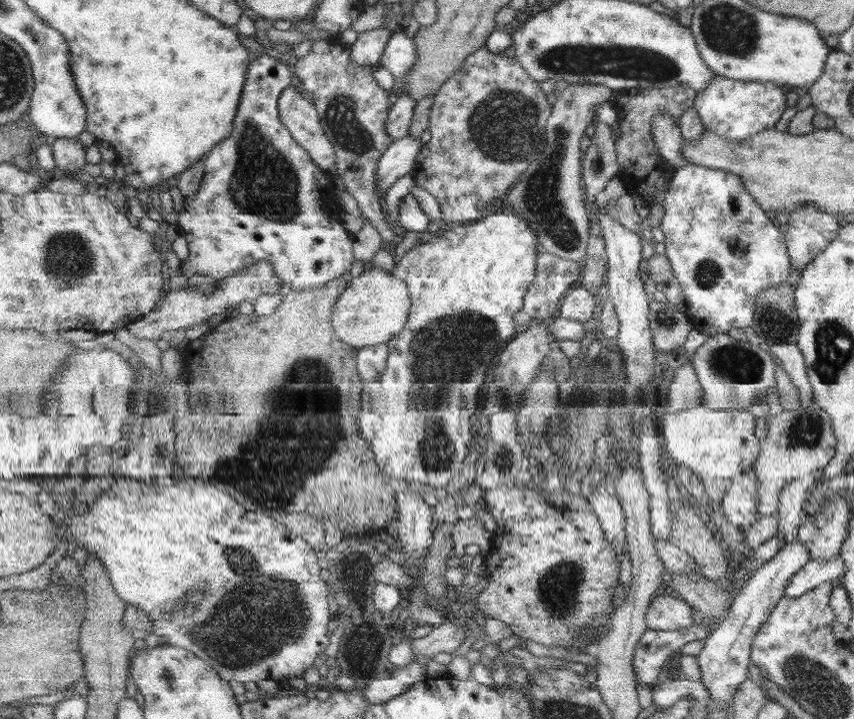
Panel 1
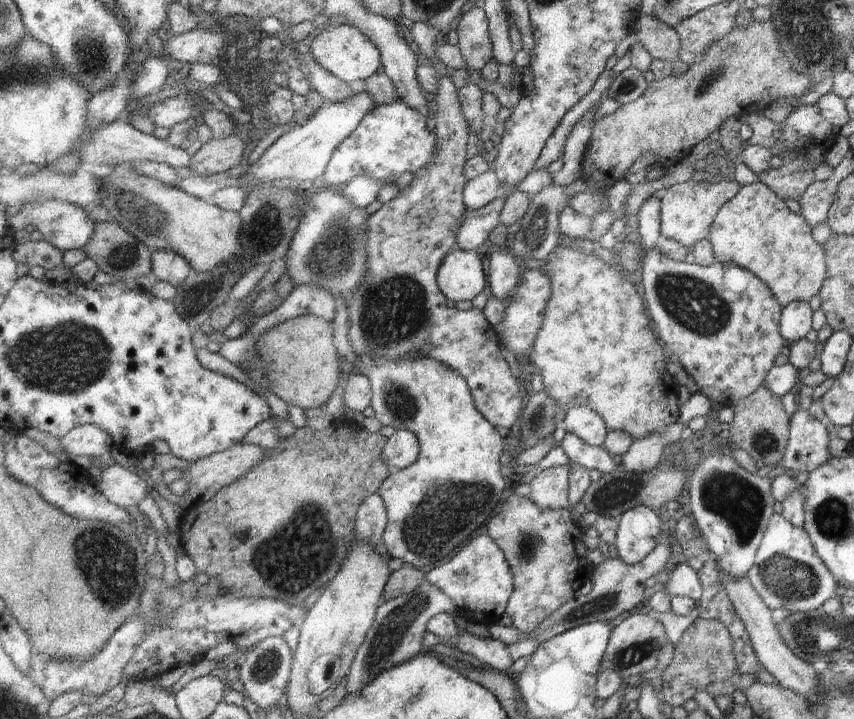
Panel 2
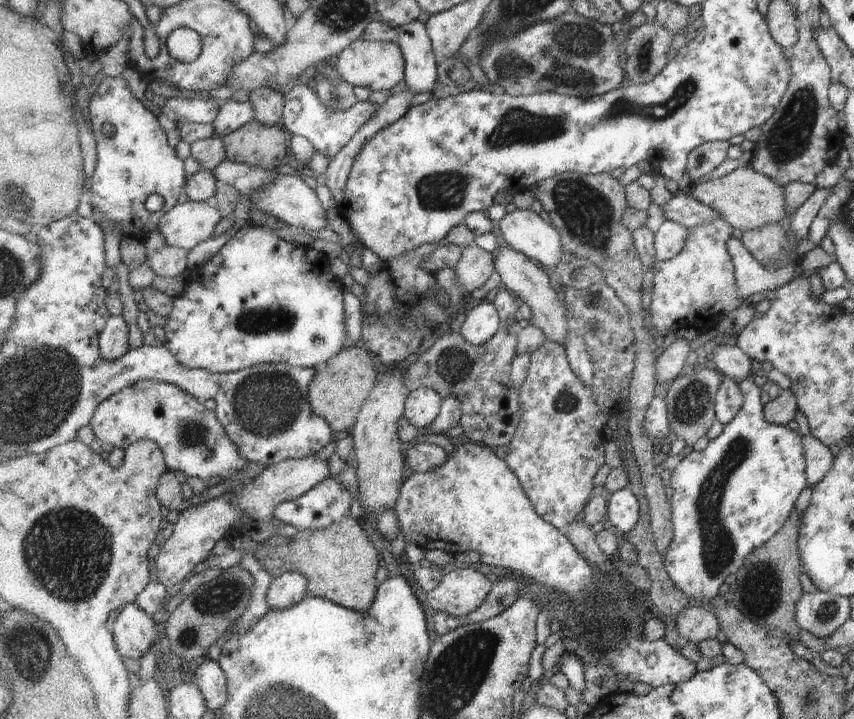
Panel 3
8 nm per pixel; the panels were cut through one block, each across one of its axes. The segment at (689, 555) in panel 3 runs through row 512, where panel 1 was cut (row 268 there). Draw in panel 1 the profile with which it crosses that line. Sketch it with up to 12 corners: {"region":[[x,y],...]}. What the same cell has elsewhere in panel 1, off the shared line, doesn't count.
{"region":[[677,168],[665,254],[707,336],[792,267],[743,180]]}

